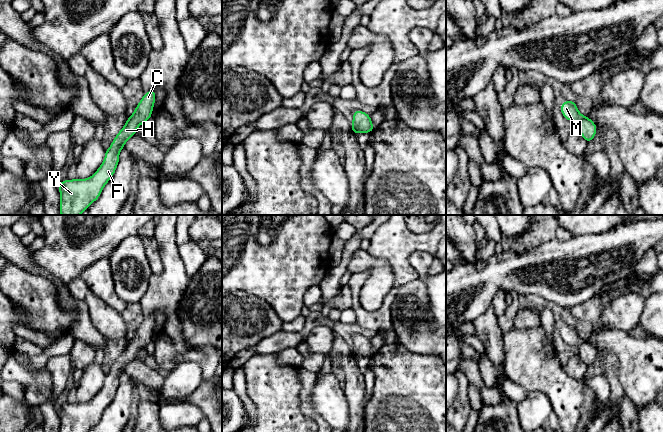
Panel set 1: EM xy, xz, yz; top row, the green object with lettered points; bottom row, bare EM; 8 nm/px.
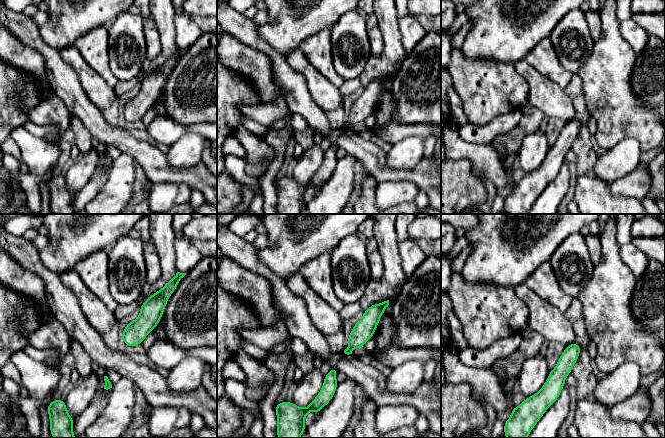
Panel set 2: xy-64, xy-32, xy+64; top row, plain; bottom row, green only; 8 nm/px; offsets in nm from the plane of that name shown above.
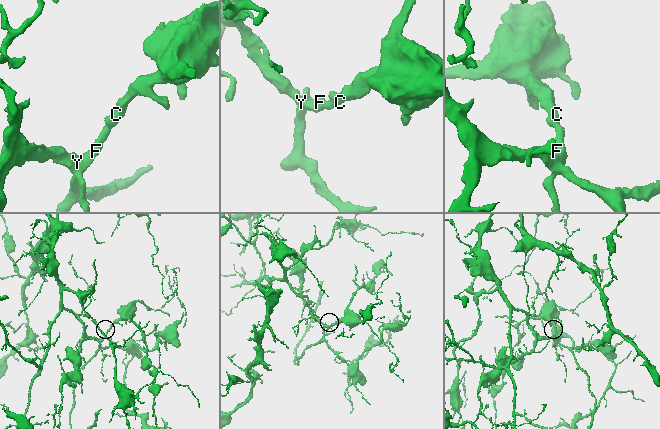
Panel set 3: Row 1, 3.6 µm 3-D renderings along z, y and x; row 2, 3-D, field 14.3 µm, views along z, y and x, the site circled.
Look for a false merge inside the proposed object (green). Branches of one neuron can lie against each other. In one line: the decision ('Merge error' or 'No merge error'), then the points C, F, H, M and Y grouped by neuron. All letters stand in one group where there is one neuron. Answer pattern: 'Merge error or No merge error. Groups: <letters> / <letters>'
No merge error. Groups: C F H M Y

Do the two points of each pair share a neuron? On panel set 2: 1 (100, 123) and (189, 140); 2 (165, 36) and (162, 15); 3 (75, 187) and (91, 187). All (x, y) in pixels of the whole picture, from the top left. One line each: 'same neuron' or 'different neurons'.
1: different neurons
2: same neuron
3: different neurons

